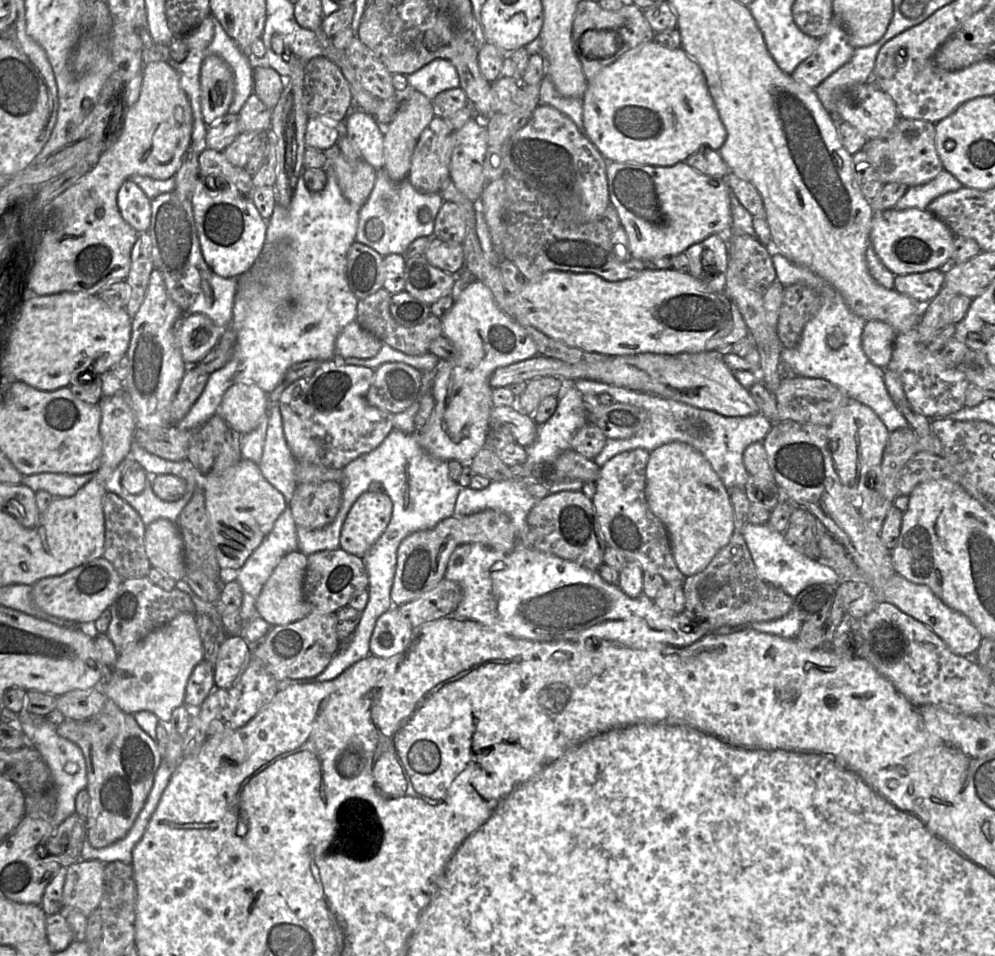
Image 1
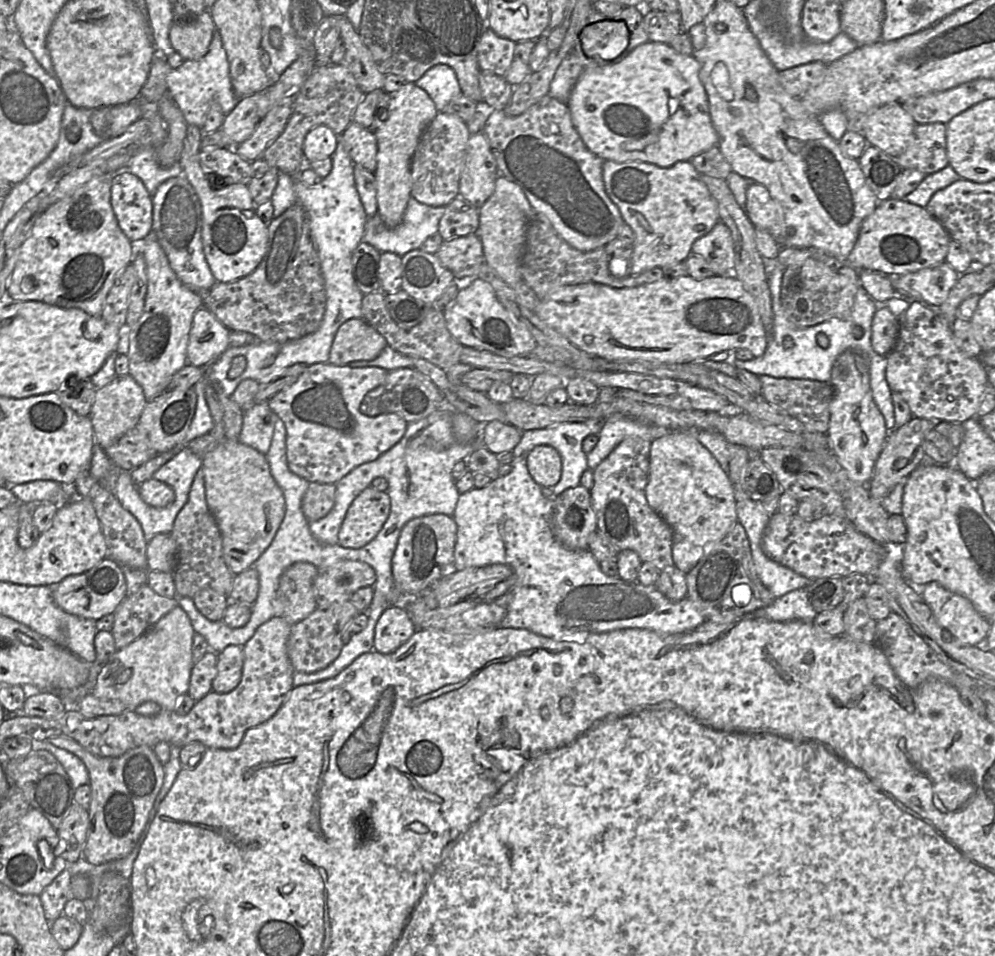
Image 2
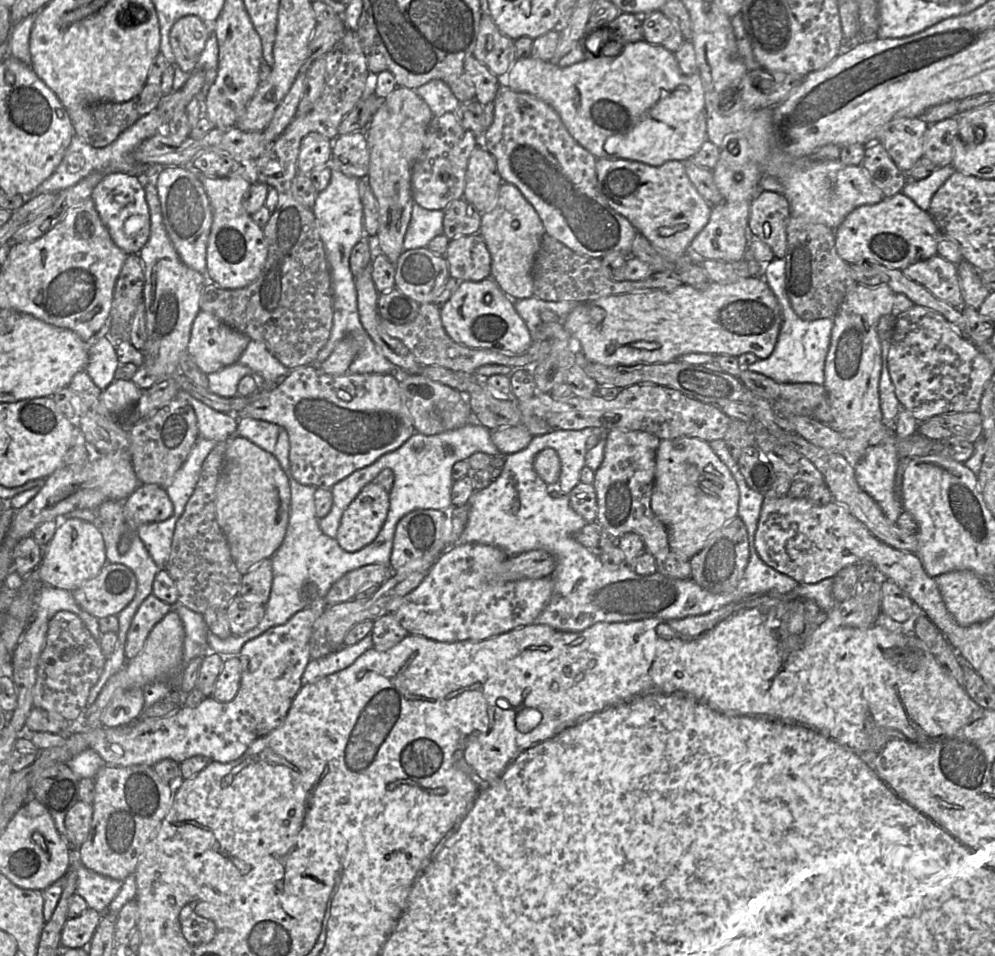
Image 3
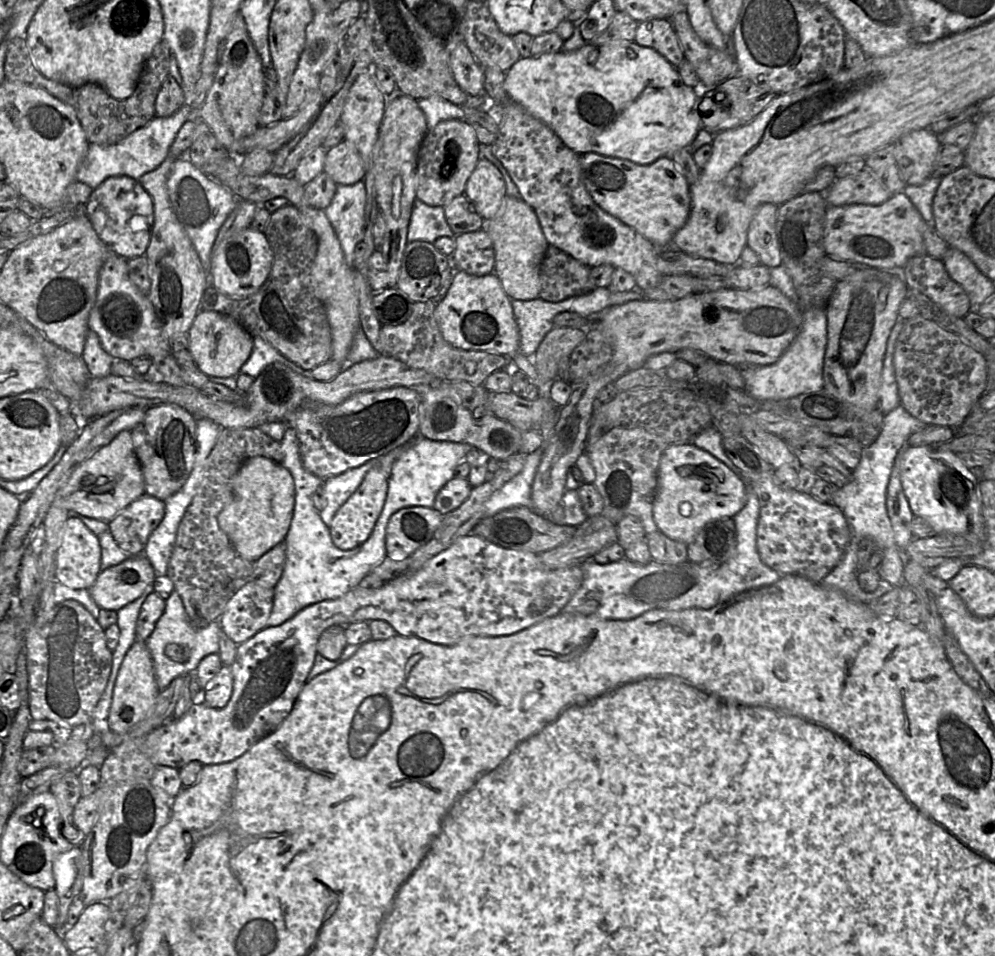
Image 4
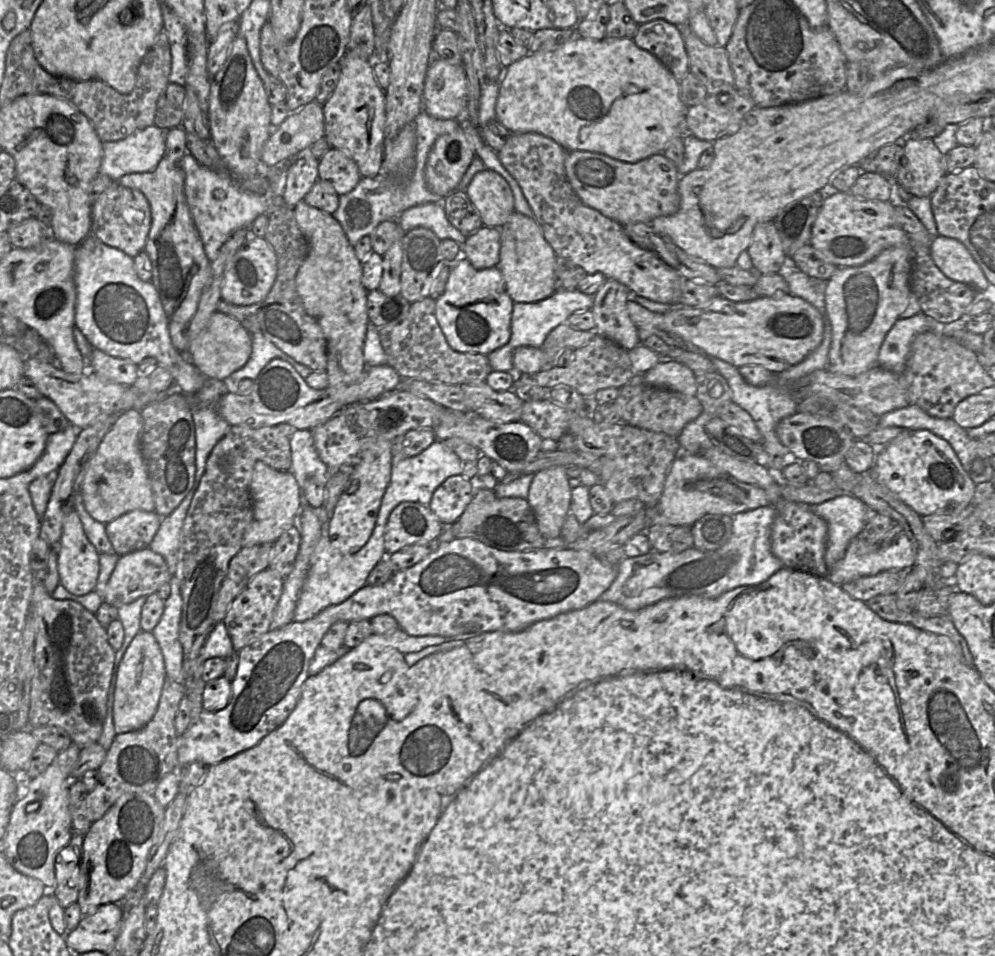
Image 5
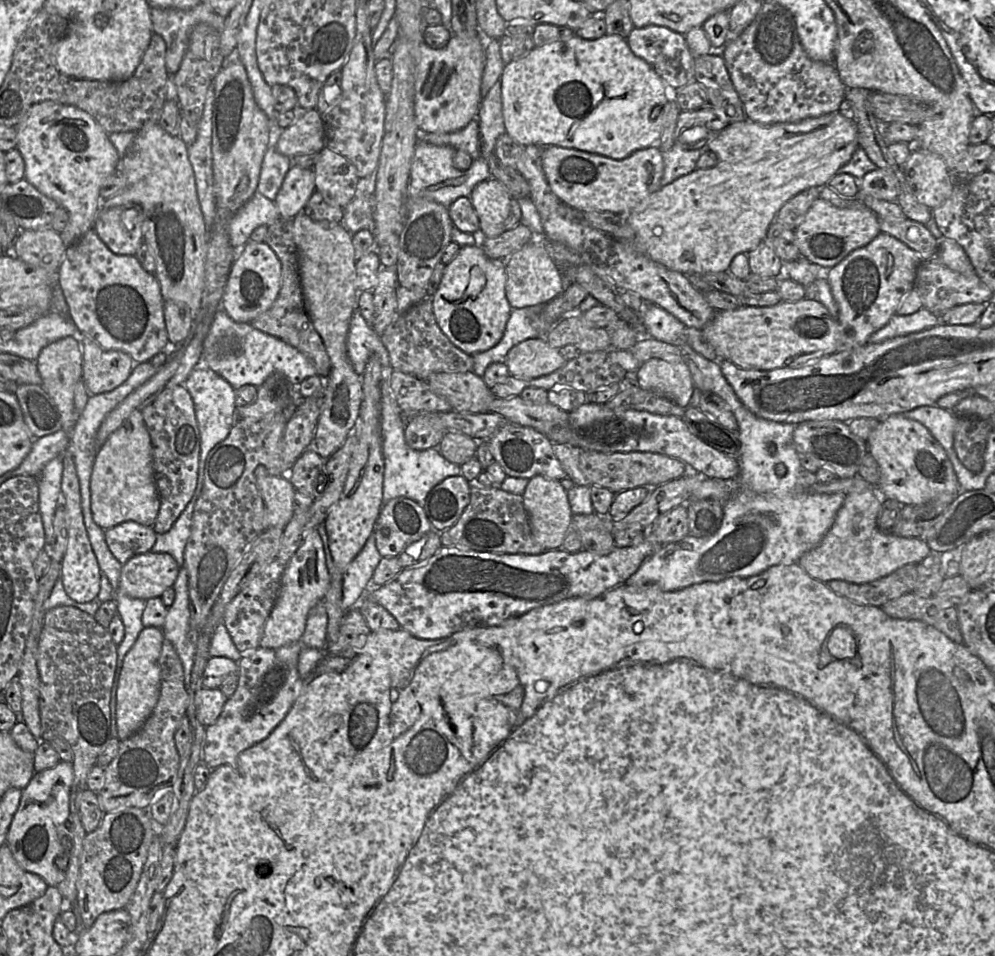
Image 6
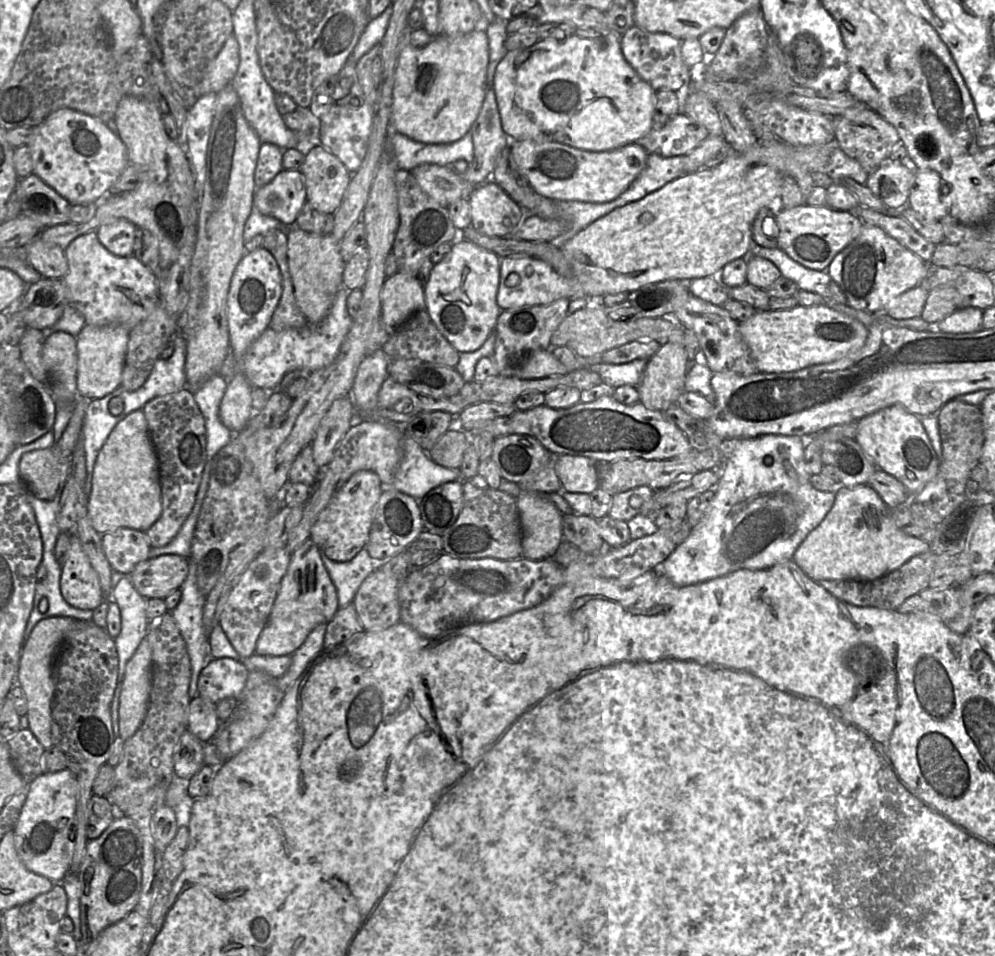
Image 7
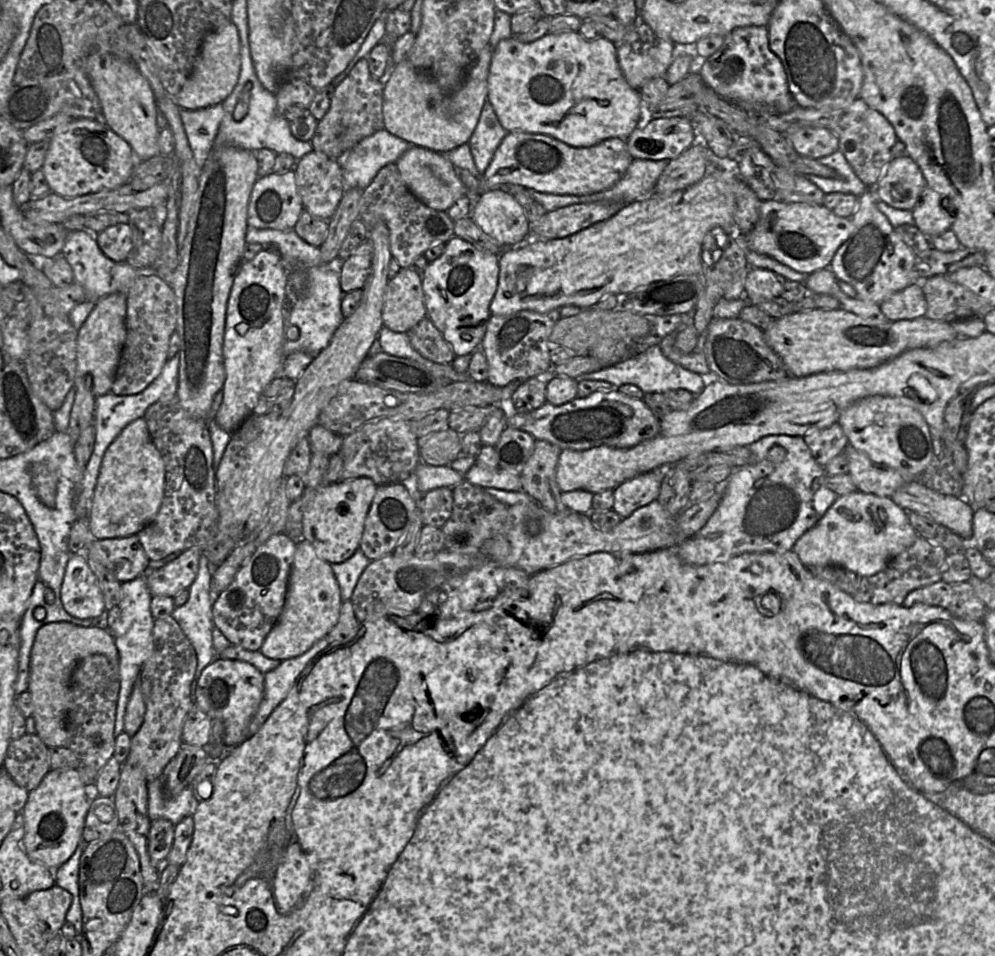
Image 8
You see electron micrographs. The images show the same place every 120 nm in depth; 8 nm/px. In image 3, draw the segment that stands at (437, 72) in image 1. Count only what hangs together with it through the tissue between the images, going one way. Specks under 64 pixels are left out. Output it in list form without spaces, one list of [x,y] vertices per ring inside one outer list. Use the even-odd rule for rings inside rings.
[[[439,79],[431,80],[415,91],[429,106],[435,117],[454,112],[460,104],[449,86]]]

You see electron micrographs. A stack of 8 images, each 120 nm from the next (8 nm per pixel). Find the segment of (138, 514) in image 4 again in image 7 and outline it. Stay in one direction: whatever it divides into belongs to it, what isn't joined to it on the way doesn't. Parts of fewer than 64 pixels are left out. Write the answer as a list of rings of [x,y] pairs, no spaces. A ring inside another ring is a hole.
[[[120,527],[102,535],[102,548],[111,568],[128,576],[136,564],[149,558],[151,546],[146,532]]]

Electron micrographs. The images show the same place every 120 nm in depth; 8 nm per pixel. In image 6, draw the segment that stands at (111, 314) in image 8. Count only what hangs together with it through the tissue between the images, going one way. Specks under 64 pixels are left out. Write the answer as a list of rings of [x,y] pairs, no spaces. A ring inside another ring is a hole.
[[[79,334],[82,349],[82,379],[92,395],[111,391],[123,384],[135,362],[126,353],[101,348],[93,339]]]

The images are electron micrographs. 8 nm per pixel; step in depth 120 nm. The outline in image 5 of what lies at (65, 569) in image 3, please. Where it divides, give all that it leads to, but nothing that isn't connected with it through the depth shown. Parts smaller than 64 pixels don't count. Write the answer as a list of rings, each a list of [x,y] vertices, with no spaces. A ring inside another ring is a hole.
[[[76,510],[64,521],[57,558],[59,581],[68,592],[82,596],[95,590],[99,553],[88,540]]]

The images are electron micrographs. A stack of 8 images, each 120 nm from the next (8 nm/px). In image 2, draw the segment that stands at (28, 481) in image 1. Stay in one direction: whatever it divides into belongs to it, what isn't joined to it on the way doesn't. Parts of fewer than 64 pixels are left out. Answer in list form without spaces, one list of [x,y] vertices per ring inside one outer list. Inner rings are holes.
[[[36,480],[6,486],[11,486],[12,493],[20,503],[49,502],[60,506],[77,497],[73,485],[61,484],[51,480]]]

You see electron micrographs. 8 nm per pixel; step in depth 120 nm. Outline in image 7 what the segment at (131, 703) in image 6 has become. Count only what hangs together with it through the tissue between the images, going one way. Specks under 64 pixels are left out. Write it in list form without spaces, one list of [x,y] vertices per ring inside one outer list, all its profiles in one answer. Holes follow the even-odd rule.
[[[147,636],[126,664],[119,698],[119,736],[131,738],[142,725],[151,692],[152,649]]]

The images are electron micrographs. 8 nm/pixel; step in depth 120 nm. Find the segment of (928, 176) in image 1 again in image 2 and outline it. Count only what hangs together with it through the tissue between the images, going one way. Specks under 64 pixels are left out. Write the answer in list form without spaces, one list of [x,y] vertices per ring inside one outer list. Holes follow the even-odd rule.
[[[917,124],[906,149],[894,157],[902,168],[917,169],[924,174],[936,172],[949,164],[946,151],[946,124]]]

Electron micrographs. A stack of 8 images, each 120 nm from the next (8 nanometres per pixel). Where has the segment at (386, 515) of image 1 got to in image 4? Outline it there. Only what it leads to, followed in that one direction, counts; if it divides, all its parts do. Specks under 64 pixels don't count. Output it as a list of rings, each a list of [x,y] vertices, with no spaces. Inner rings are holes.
[[[378,467],[365,475],[361,485],[339,508],[329,526],[333,544],[340,550],[348,551],[362,545],[371,535],[382,512],[388,491],[388,480]]]

